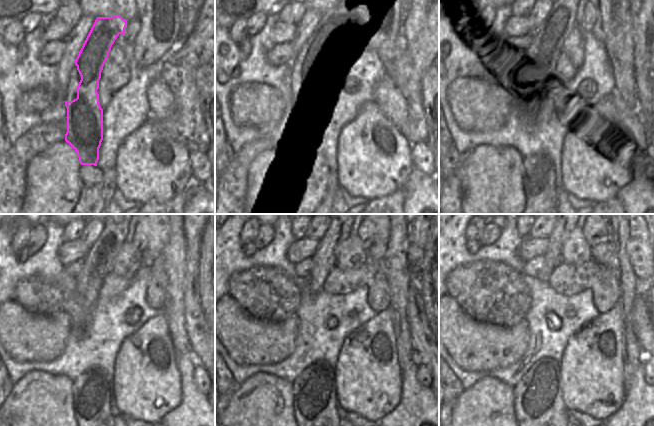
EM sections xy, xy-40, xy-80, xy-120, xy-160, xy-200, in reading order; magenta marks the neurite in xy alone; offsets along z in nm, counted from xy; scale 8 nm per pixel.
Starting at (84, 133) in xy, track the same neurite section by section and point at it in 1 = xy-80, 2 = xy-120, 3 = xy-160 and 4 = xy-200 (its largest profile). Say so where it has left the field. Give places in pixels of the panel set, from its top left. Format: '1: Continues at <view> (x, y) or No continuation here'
1: Continues at xy-80 (540, 51)
2: Continues at xy-120 (99, 261)
3: Continues at xy-160 (325, 258)
4: Continues at xy-200 (558, 235).

